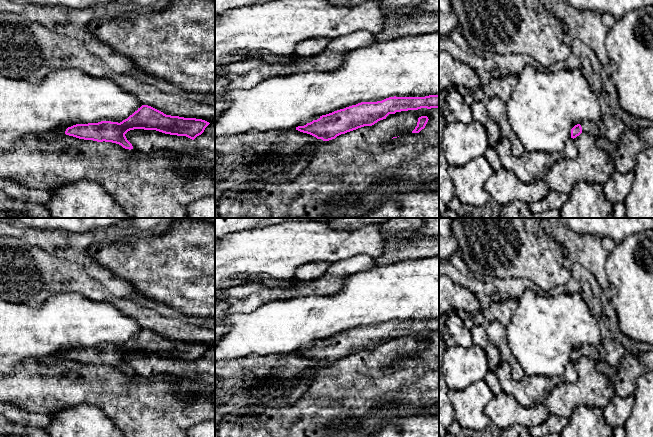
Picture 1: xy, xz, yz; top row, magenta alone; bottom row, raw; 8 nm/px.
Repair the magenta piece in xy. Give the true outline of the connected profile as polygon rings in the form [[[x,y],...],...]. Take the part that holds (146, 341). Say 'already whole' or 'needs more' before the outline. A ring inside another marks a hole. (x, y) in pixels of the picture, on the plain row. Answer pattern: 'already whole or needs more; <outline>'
needs more; [[[142,329],[122,346],[101,345],[98,347],[76,348],[58,353],[58,357],[84,364],[112,366],[125,373],[133,373],[125,358],[134,353],[156,354],[165,358],[186,360],[194,364],[210,347],[196,342],[166,339],[163,336]]]

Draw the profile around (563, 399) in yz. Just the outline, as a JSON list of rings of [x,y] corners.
[[[582,356],[574,366],[577,381],[559,384],[543,402],[550,414],[569,419],[579,404],[604,409],[615,395],[613,382],[597,371],[594,357]]]

